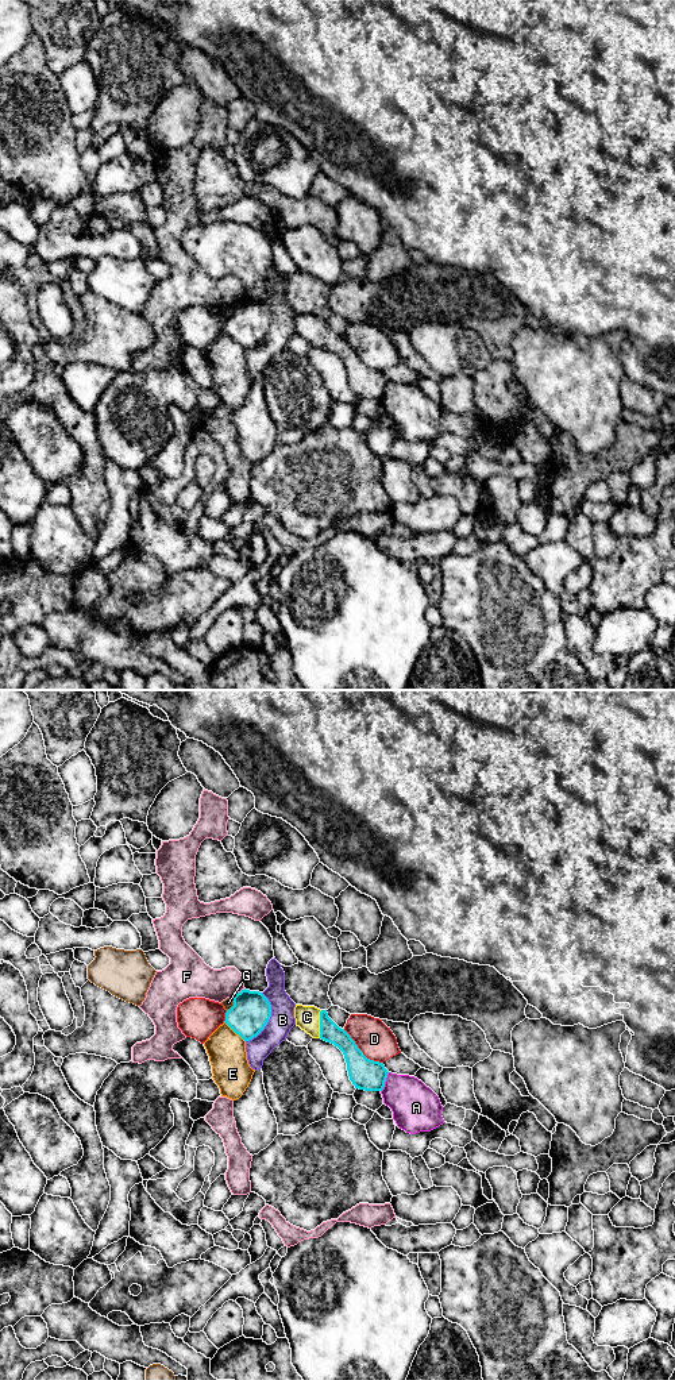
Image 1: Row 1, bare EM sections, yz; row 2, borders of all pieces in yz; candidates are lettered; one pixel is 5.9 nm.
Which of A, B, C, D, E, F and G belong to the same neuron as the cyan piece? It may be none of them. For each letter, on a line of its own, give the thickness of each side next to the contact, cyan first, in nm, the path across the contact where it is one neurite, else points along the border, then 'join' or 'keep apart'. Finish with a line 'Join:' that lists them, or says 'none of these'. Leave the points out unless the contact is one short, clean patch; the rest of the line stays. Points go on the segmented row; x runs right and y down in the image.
A: calibres 190 and 280 nm; keep apart
B: calibres 240 and 150 nm; keep apart
C: calibres 120 and 140 nm; join
D: calibres 190 and 220 nm; keep apart
E: calibres 240 and 220 nm; keep apart
F: calibres 240 and 200 nm; keep apart
G: calibres 240 and 60 nm; keep apart
Join: C

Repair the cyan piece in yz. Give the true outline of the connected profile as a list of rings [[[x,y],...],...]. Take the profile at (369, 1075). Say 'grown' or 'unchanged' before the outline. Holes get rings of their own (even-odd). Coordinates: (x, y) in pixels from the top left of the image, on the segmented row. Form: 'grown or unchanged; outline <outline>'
grown; outline [[[296,1005],[296,1025],[310,1034],[338,1046],[346,1059],[350,1080],[355,1088],[364,1091],[382,1091],[389,1071],[383,1063],[367,1059],[351,1036],[339,1028],[327,1010],[315,1006]]]

